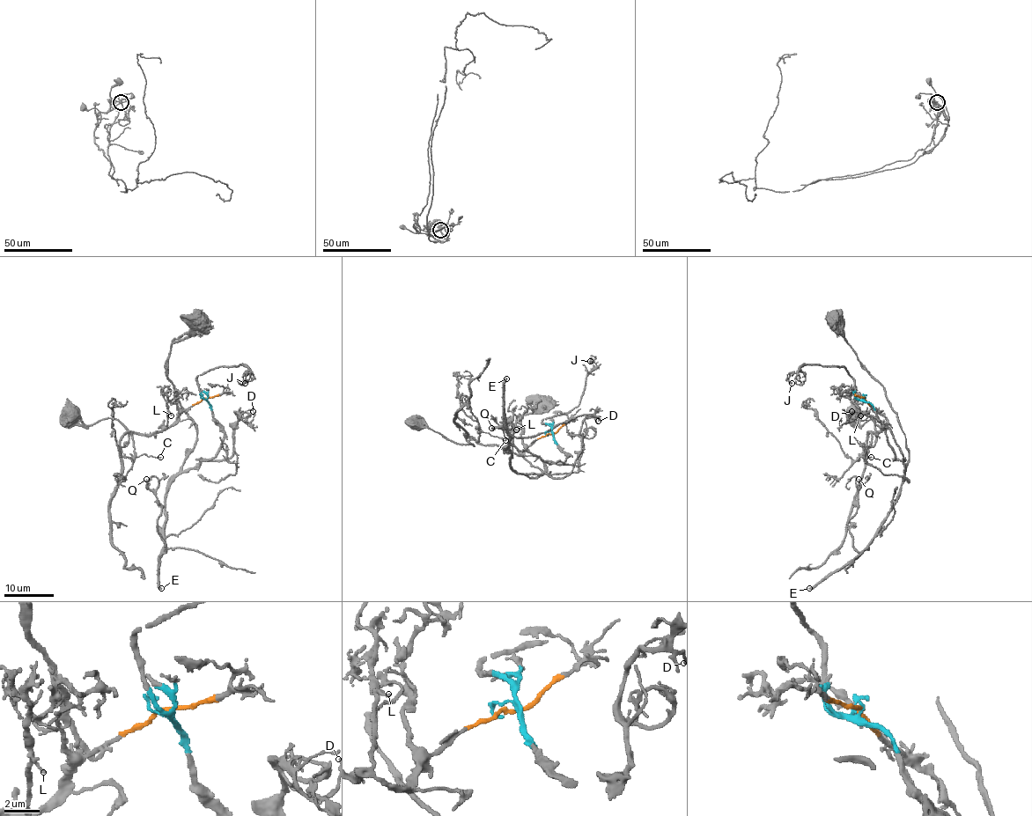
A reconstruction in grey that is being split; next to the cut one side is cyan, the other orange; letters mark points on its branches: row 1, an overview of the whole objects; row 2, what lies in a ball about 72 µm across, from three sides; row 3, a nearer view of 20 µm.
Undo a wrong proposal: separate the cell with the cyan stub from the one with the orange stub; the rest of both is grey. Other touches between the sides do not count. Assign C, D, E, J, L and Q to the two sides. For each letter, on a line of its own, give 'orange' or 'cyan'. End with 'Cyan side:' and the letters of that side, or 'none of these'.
C: orange
D: cyan
E: cyan
J: cyan
L: orange
Q: cyan
Cyan side: D, E, J, Q

